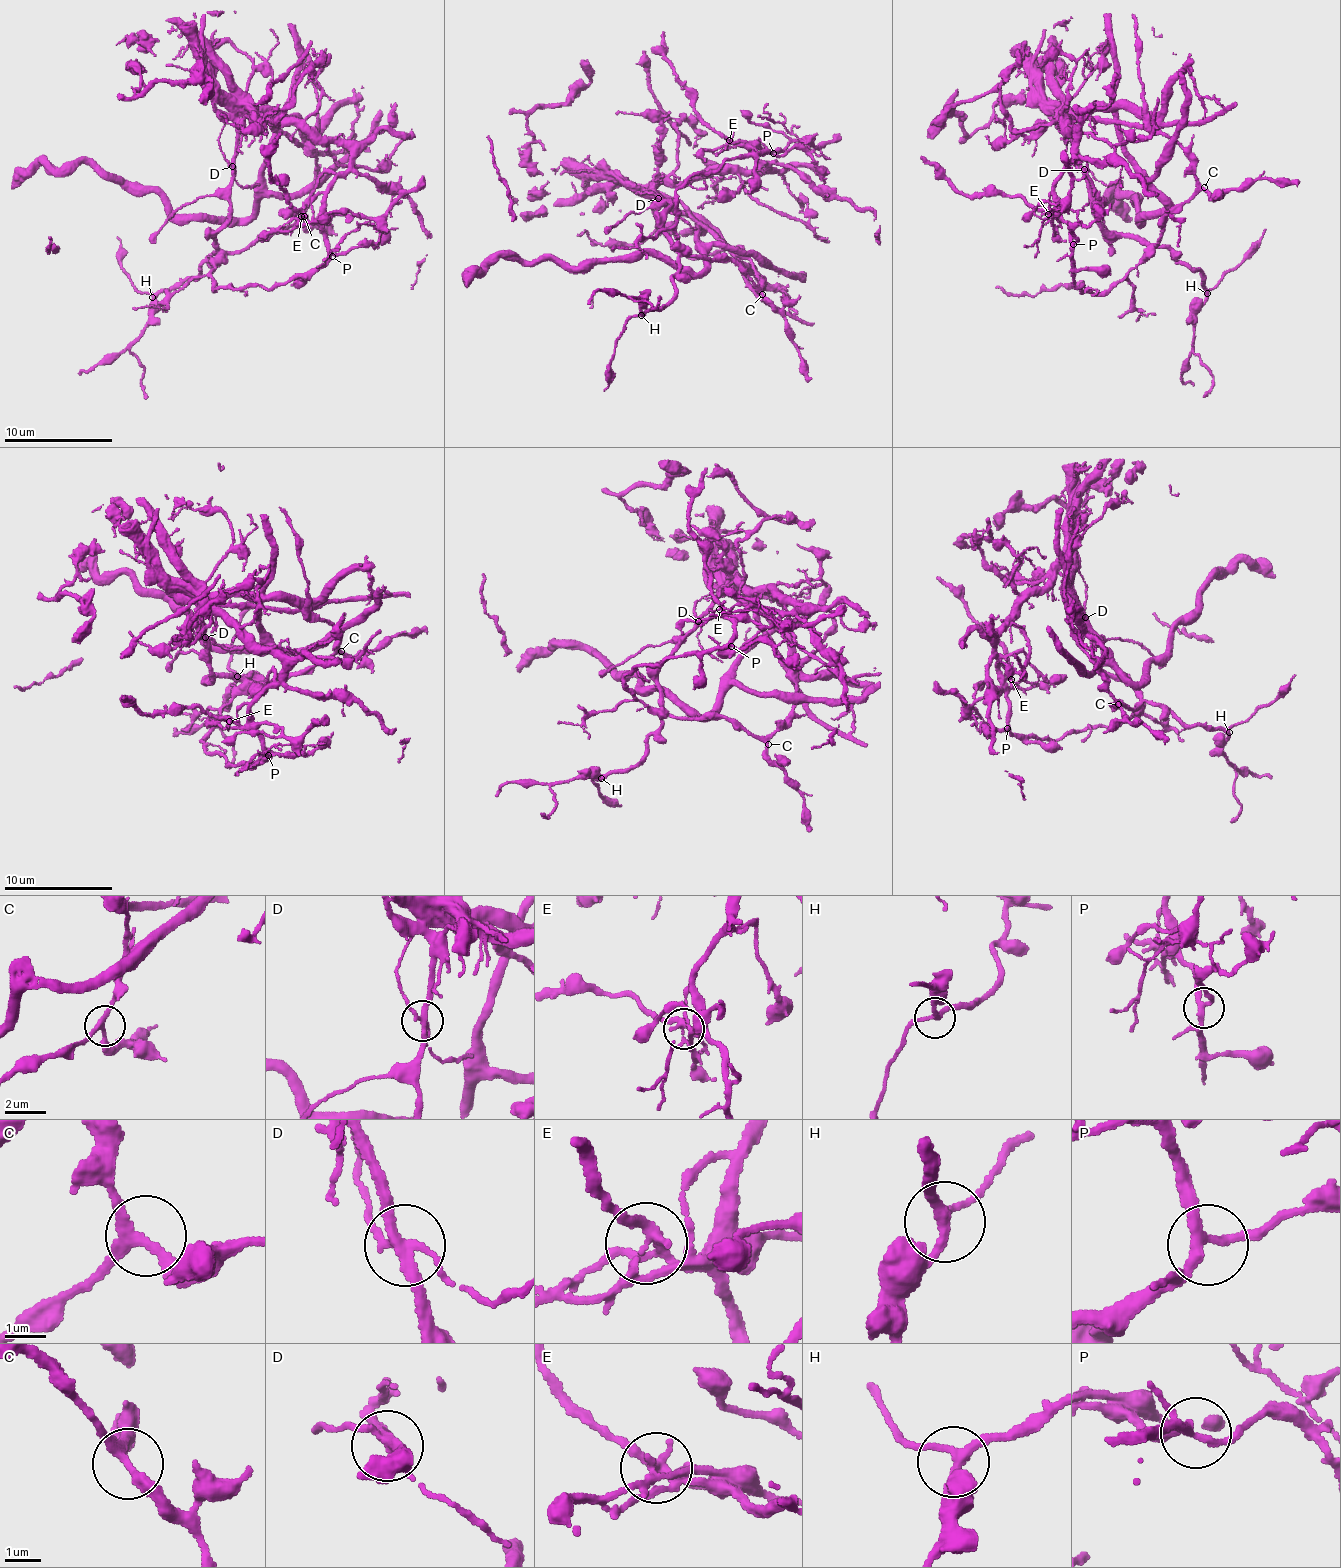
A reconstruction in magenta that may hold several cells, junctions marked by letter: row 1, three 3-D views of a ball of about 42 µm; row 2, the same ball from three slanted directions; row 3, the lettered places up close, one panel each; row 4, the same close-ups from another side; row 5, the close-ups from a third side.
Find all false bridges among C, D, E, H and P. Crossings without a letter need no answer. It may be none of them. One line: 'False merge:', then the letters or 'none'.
False merge: D, E

